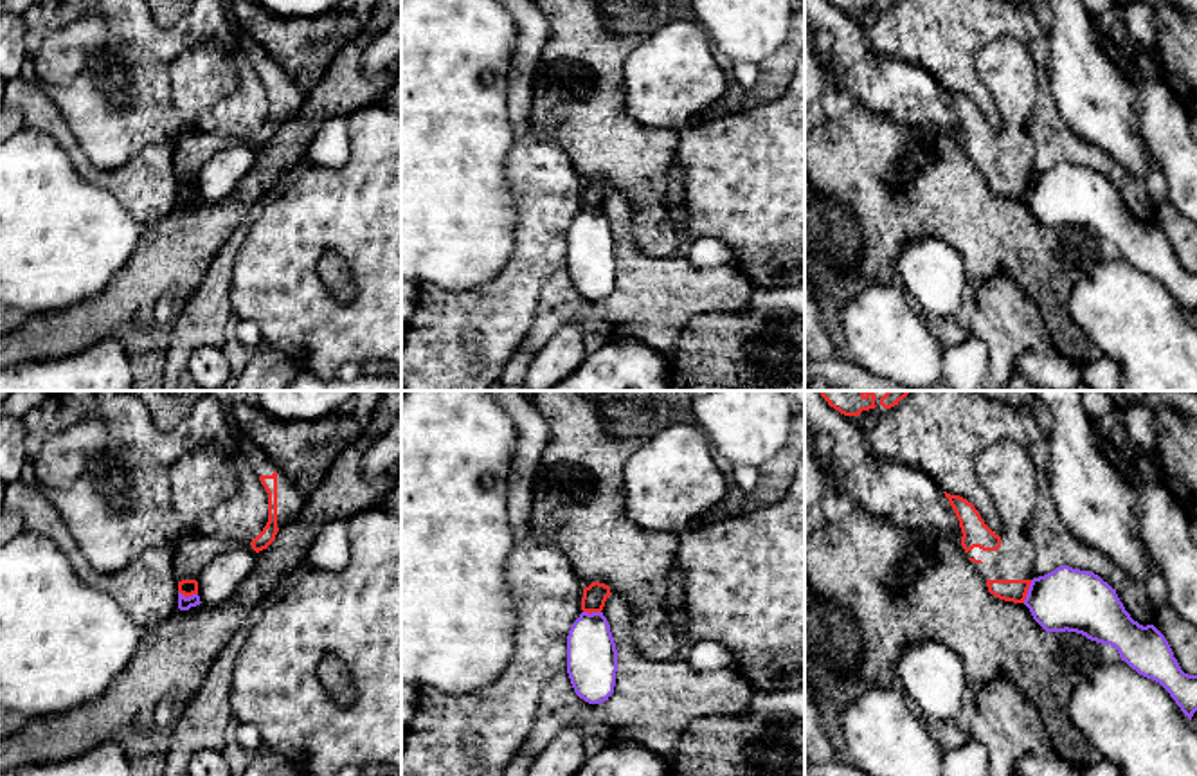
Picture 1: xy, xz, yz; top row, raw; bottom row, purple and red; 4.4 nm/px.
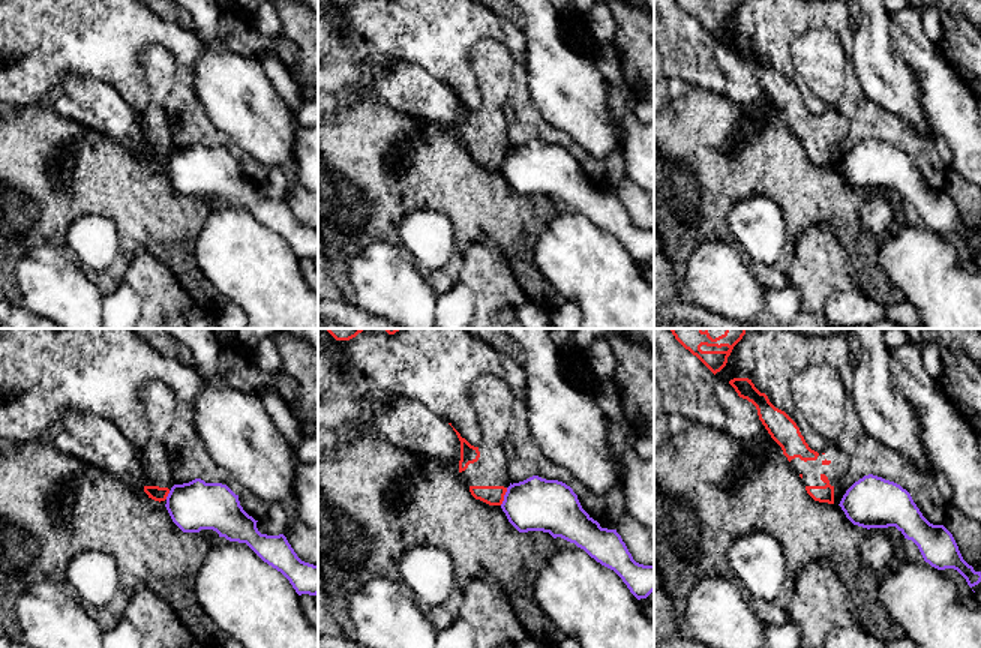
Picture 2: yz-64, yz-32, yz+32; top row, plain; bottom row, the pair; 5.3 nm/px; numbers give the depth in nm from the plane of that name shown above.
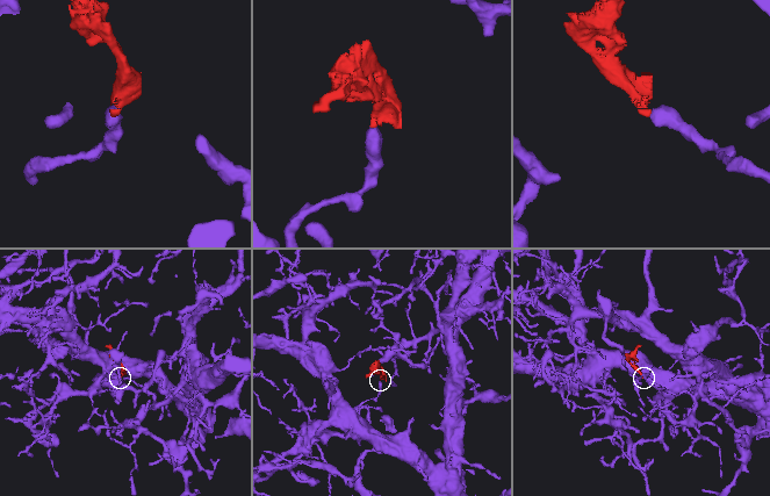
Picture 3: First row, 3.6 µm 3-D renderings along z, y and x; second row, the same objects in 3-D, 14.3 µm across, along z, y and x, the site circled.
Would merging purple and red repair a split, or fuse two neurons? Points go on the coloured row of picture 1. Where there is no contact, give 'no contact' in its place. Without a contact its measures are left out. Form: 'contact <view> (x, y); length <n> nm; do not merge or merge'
contact yz (1028, 591); length 110 nm; do not merge

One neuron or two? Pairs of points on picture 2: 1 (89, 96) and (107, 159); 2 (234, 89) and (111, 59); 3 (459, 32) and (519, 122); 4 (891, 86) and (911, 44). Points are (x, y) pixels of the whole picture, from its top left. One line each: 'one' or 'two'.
1: two
2: two
3: one
4: two

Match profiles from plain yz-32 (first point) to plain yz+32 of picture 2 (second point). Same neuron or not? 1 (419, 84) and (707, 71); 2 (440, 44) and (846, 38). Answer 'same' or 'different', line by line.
1: same
2: same

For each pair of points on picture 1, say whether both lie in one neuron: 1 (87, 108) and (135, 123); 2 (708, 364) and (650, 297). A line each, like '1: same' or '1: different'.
1: same
2: different

